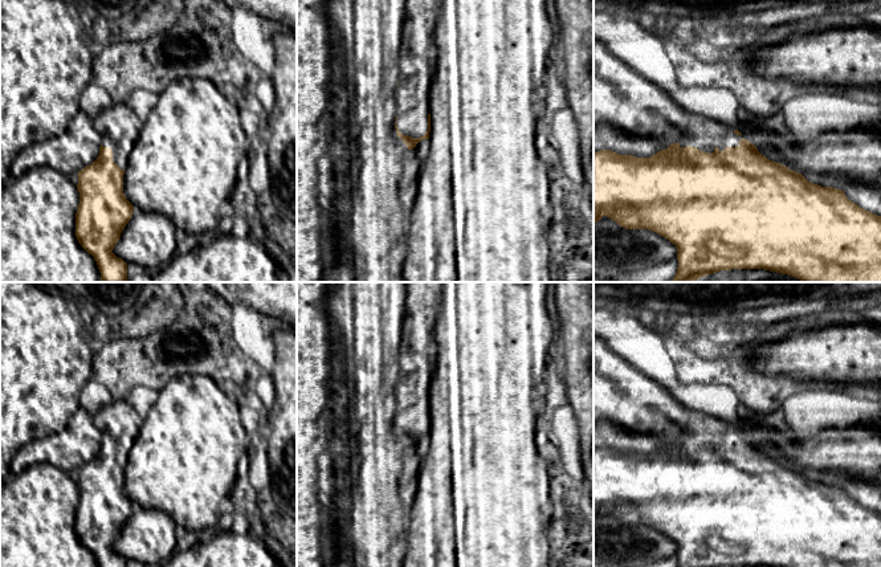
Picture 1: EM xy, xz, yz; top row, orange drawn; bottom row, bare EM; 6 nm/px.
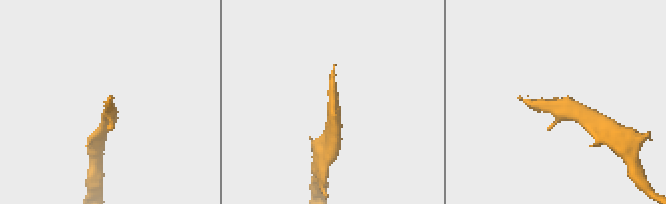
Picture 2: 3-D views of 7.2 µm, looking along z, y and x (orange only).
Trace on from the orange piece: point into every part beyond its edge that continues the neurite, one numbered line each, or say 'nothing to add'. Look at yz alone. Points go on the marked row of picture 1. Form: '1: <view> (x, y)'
1: yz (623, 98)

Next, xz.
1: xz (416, 64)

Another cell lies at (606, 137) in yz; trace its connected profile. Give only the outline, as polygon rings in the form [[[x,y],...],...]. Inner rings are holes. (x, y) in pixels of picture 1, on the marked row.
[[[594,125],[594,152],[601,150],[611,150],[620,155],[649,158],[664,150],[664,143],[632,136],[611,125]]]

